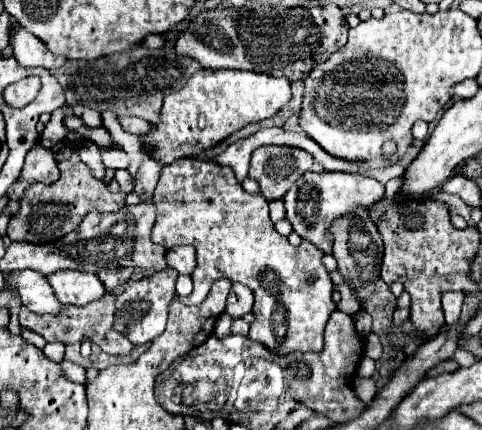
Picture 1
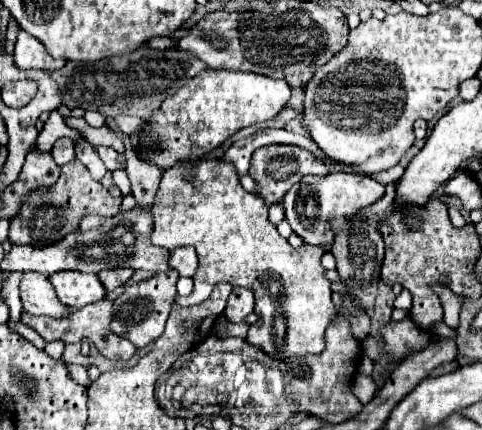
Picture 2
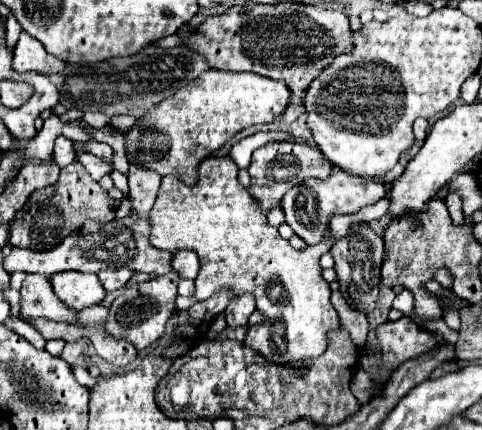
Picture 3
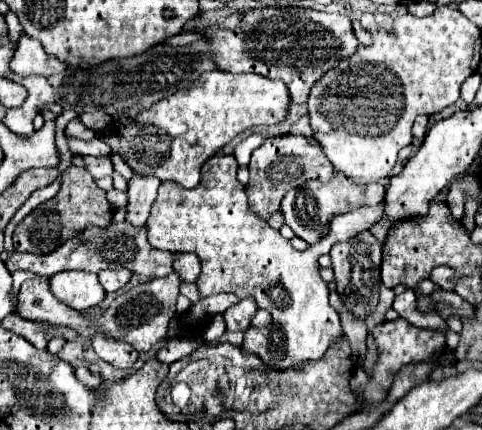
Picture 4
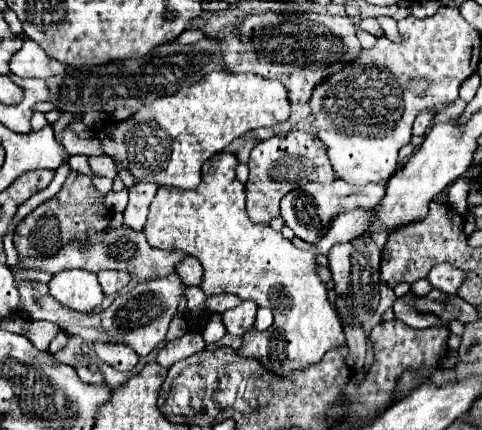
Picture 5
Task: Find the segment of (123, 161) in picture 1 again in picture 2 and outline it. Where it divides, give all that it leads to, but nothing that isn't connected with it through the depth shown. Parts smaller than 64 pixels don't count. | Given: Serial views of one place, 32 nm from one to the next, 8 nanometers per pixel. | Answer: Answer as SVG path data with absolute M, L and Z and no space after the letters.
M96 146L96 150L98 150L98 154L100 154L100 158L102 158L102 162L106 164L106 168L108 170L118 170L118 168L122 168L122 156L118 154L118 152L114 152L112 148L108 148L108 146Z

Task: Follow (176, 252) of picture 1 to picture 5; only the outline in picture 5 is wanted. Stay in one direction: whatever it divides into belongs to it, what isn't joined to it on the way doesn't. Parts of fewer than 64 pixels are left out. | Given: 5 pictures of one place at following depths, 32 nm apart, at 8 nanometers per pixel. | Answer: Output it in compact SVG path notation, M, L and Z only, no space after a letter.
M186 256L180 264L176 264L176 272L184 280L184 284L194 284L194 286L200 284L202 266L194 256Z

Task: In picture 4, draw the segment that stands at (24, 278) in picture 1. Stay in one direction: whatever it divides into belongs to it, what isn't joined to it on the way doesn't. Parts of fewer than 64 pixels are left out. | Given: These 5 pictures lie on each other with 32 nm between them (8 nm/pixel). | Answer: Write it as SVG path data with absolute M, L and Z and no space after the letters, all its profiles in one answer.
M36 276L22 282L18 296L18 314L26 320L48 320L52 324L62 324L78 330L82 336L92 336L92 322L56 300L50 292L48 280Z

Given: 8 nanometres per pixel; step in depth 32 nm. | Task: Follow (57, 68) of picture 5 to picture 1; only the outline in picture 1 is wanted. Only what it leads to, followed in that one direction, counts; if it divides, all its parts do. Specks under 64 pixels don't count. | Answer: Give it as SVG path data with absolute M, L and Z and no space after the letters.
M18 24L12 26L12 36L10 36L10 46L14 50L14 58L22 66L42 66L42 68L60 68L66 58L64 56L54 56L48 52L46 44L40 42L38 36L32 36L26 28L20 28Z

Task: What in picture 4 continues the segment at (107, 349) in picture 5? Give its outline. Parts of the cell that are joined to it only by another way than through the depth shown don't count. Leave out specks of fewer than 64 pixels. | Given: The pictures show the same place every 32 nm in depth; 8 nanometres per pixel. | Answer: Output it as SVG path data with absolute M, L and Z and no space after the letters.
M100 334L92 336L92 346L94 346L96 354L102 360L110 362L114 368L128 368L138 358L138 352L130 344L112 340L108 336L100 336Z

